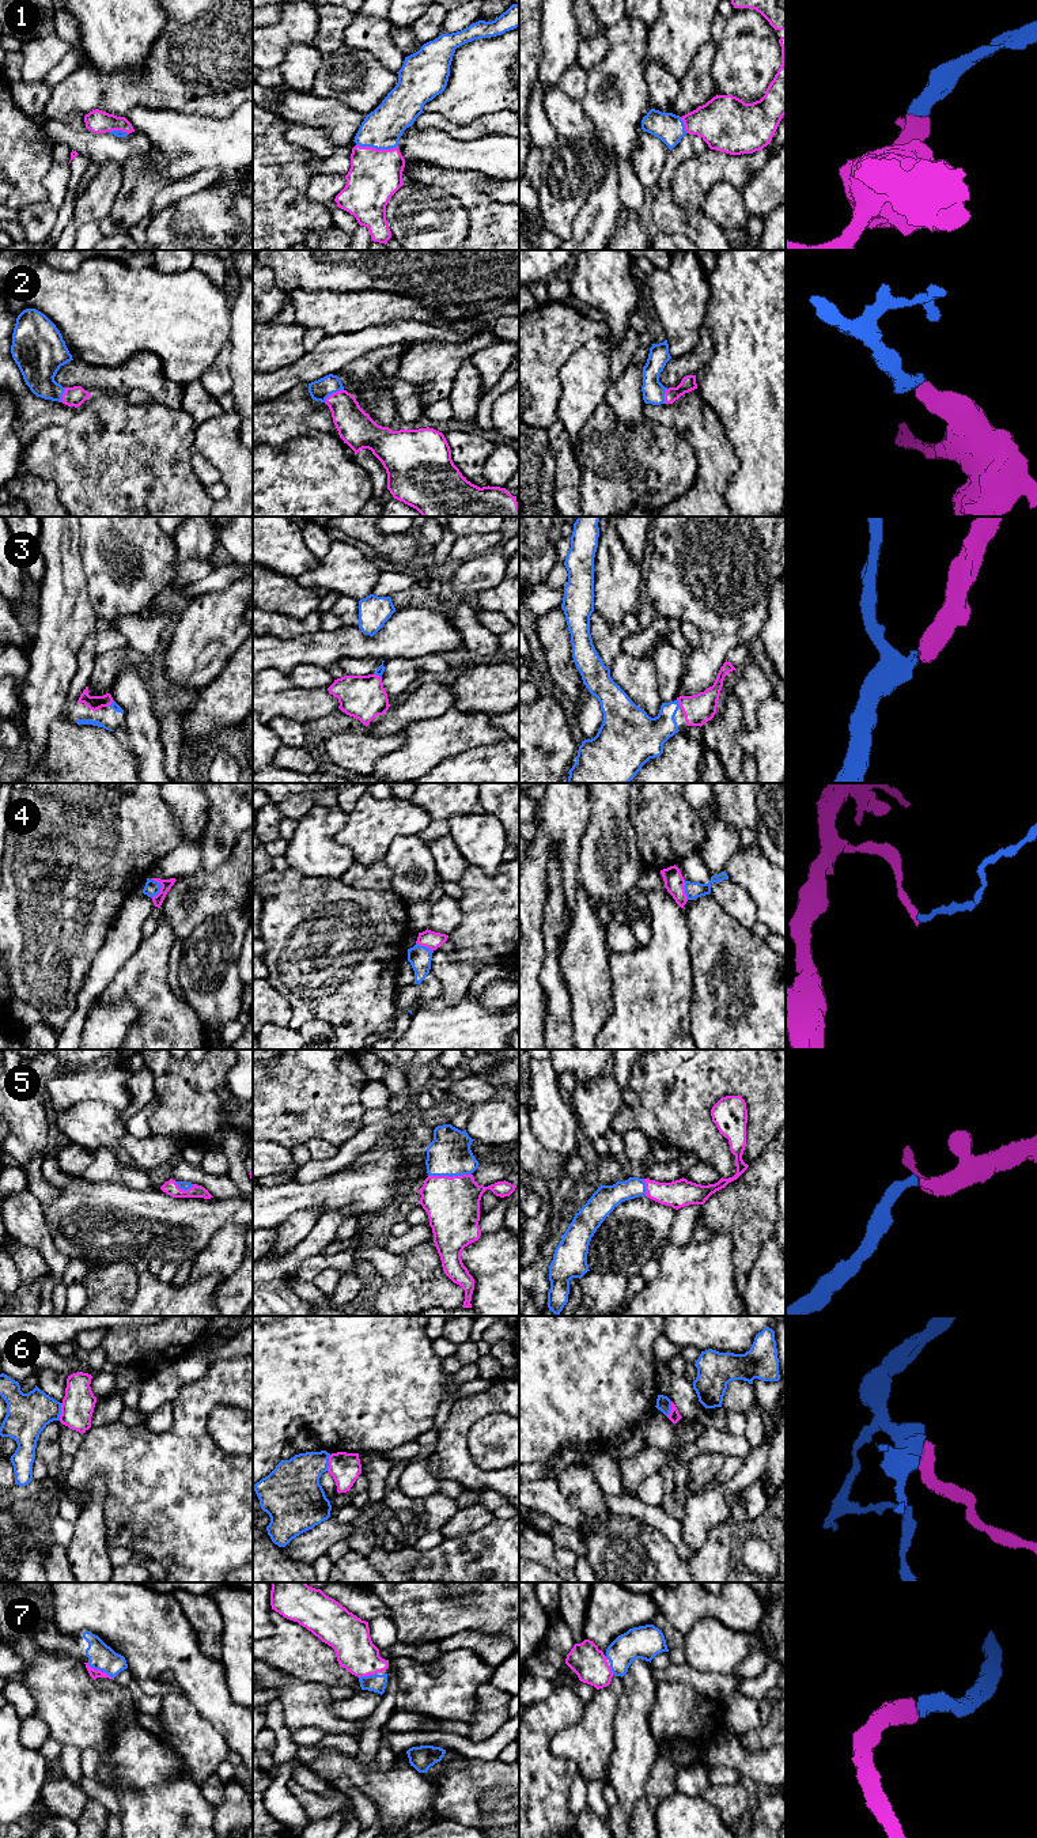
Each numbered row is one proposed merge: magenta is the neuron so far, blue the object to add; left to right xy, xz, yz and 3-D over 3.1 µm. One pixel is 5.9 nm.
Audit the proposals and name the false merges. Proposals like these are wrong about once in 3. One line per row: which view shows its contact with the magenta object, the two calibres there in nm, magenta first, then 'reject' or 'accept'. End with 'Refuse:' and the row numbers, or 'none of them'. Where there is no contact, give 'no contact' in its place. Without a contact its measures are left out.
1: contact in xz; calibres 300 and 240 nm; accept
2: contact in xz; calibres 220 and 120 nm; accept
3: contact in yz; calibres 180 and 190 nm; accept
4: contact in xy; calibres 60 and 90 nm; reject
5: contact in xz; calibres 320 and 260 nm; accept
6: contact in xy; calibres 190 and 260 nm; reject
7: contact in xy; calibres 60 and 150 nm; accept
Refuse: 4, 6

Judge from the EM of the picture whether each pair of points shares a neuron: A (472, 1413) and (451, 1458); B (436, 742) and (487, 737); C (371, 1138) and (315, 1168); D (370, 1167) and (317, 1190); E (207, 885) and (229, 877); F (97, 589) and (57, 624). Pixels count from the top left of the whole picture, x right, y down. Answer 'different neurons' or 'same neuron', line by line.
A: same neuron
B: same neuron
C: same neuron
D: same neuron
E: same neuron
F: different neurons

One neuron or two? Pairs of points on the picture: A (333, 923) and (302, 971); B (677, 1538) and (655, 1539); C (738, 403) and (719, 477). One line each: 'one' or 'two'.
A: one
B: two
C: two

